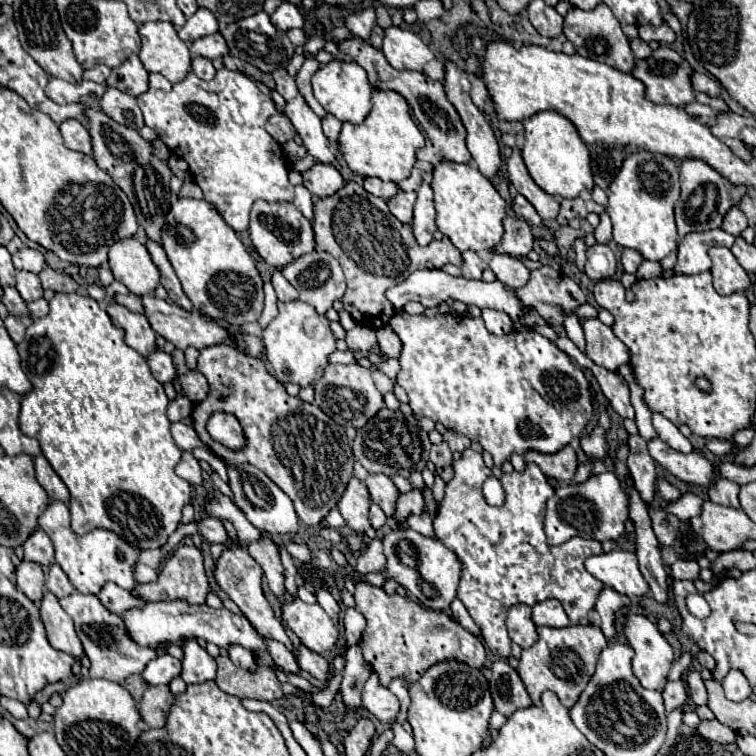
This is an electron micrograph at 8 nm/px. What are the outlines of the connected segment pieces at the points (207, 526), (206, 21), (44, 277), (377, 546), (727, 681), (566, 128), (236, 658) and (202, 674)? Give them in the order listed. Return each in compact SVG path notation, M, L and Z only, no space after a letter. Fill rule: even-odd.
M199 518L195 522L197 522L197 528L199 528L199 534L205 540L209 540L211 544L213 542L227 542L227 534L225 534L225 528L223 528L221 520L217 520L217 518Z
M199 8L193 16L187 18L185 26L179 30L179 38L183 42L193 42L197 38L203 38L207 34L213 34L217 32L217 20L215 16L207 10L207 8Z
M45 266L43 272L39 274L41 278L41 286L43 288L51 288L55 292L67 292L67 286L65 286L65 274L63 272L55 272L53 268Z
M371 540L369 546L361 552L355 568L359 570L359 574L369 574L369 572L383 572L385 564L387 564L387 558L383 554L381 542L379 540Z
M731 670L725 678L723 678L723 690L725 690L725 696L733 702L741 702L745 698L749 698L753 694L747 678L739 672L739 670Z
M539 112L523 122L525 126L525 144L521 148L523 160L531 178L551 196L577 198L581 192L591 192L593 172L591 158L585 142L579 138L575 126L557 112Z
M231 644L231 646L227 648L227 652L229 652L231 662L237 664L237 666L241 666L241 668L255 668L255 666L257 666L257 664L255 664L255 654L253 654L251 650L245 650L245 648L239 646L239 644Z
M185 640L183 642L183 660L181 660L181 678L185 684L203 684L207 680L215 680L217 664L213 658L209 658L207 650L197 644L197 640Z

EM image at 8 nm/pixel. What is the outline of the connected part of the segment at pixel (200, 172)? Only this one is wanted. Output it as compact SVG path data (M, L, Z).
M221 68L211 82L205 82L189 72L185 80L177 84L165 80L161 74L149 74L149 90L137 98L137 104L145 116L145 124L169 146L175 156L189 164L189 172L203 190L205 200L233 230L247 230L249 210L255 200L263 198L269 202L291 202L295 198L295 190L287 178L287 164L283 160L281 144L275 142L263 126L267 118L277 112L275 104L245 74Z

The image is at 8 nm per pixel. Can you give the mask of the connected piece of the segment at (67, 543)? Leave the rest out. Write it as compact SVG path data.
M49 502L47 510L39 516L39 528L47 532L55 548L55 562L69 576L71 584L83 594L99 594L105 582L115 582L121 588L133 588L133 564L139 554L137 548L131 548L125 540L119 540L113 532L91 530L87 538L81 538L69 528L69 508L63 502Z

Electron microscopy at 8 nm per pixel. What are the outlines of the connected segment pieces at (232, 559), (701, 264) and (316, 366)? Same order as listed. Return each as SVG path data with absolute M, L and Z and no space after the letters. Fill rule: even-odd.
M229 548L221 554L221 558L215 562L215 578L217 578L217 584L229 594L229 598L241 608L241 612L245 614L245 618L255 626L257 632L265 634L265 636L271 636L273 640L279 640L283 642L289 650L291 650L291 642L285 634L285 628L281 626L279 618L273 614L269 602L265 600L263 592L261 592L261 578L263 578L263 570L259 568L259 564L255 562L255 558L249 556L247 550L243 548Z
M721 228L707 230L707 232L691 232L679 242L679 254L675 264L675 274L699 274L711 268L711 260L707 250L711 246L731 246L733 236L723 232Z
M301 300L279 302L279 314L269 322L263 330L263 348L265 358L271 364L277 380L293 382L301 388L313 384L319 376L323 376L323 368L327 366L329 354L335 350L335 338L331 334L329 322L325 316L319 316L311 304Z

